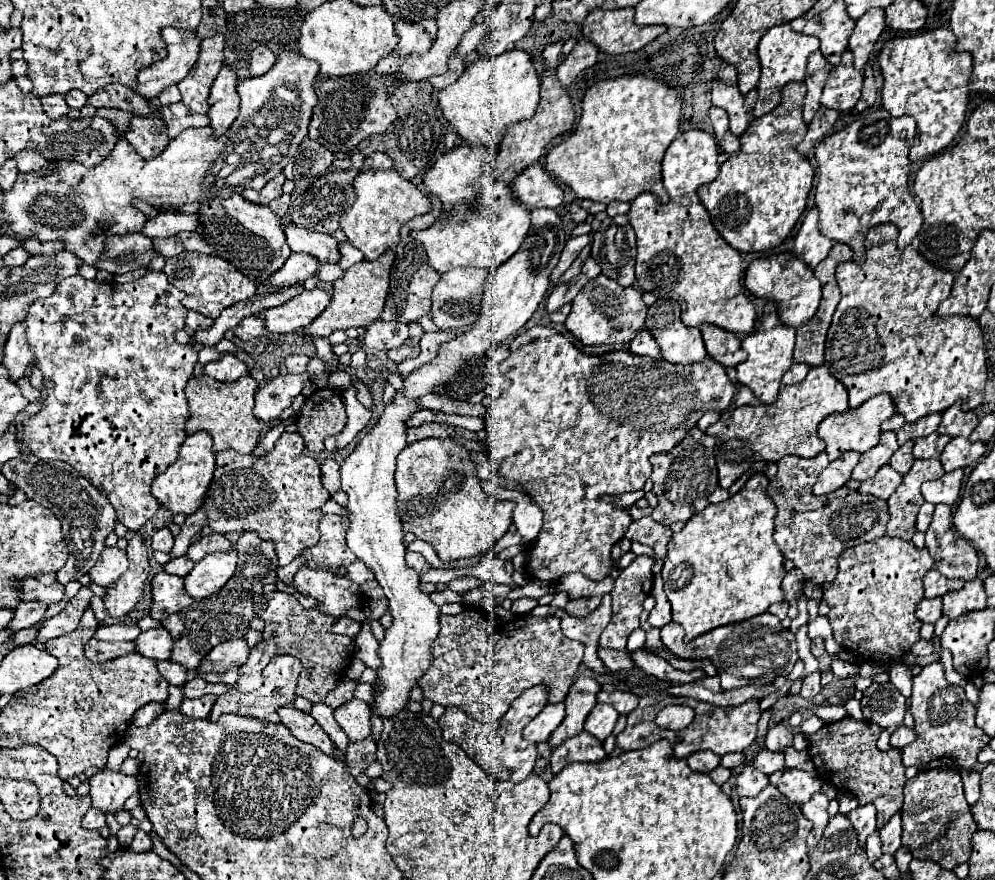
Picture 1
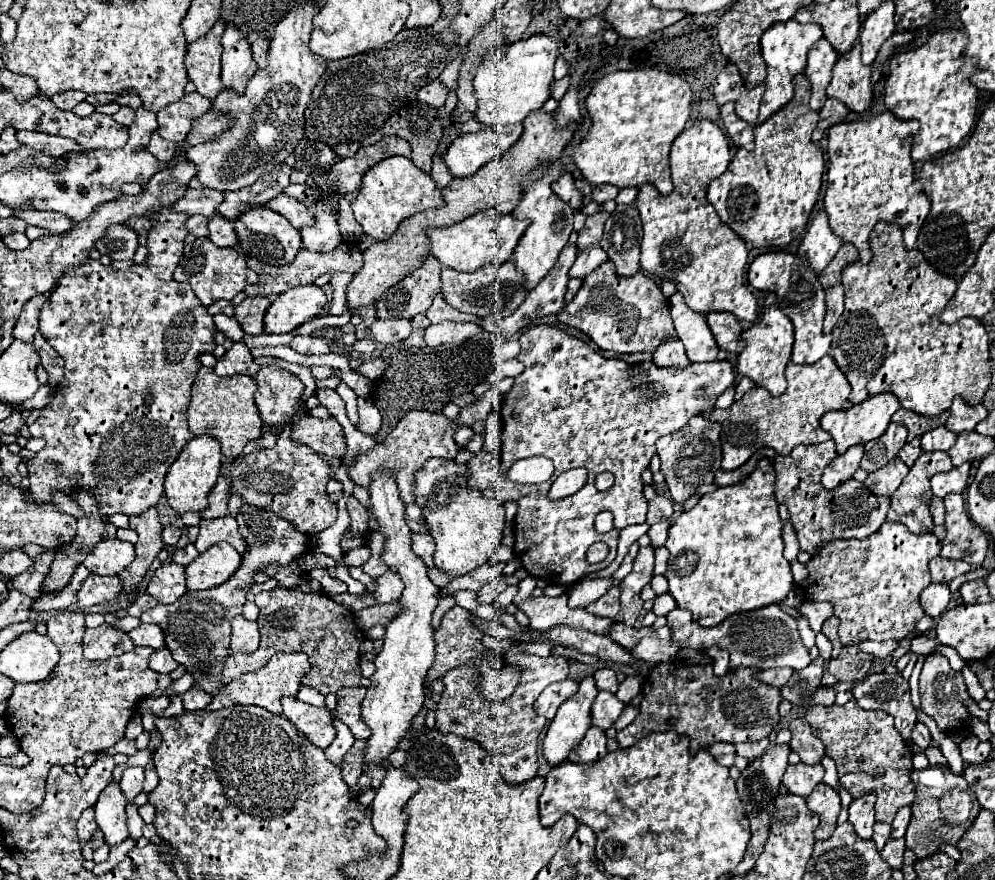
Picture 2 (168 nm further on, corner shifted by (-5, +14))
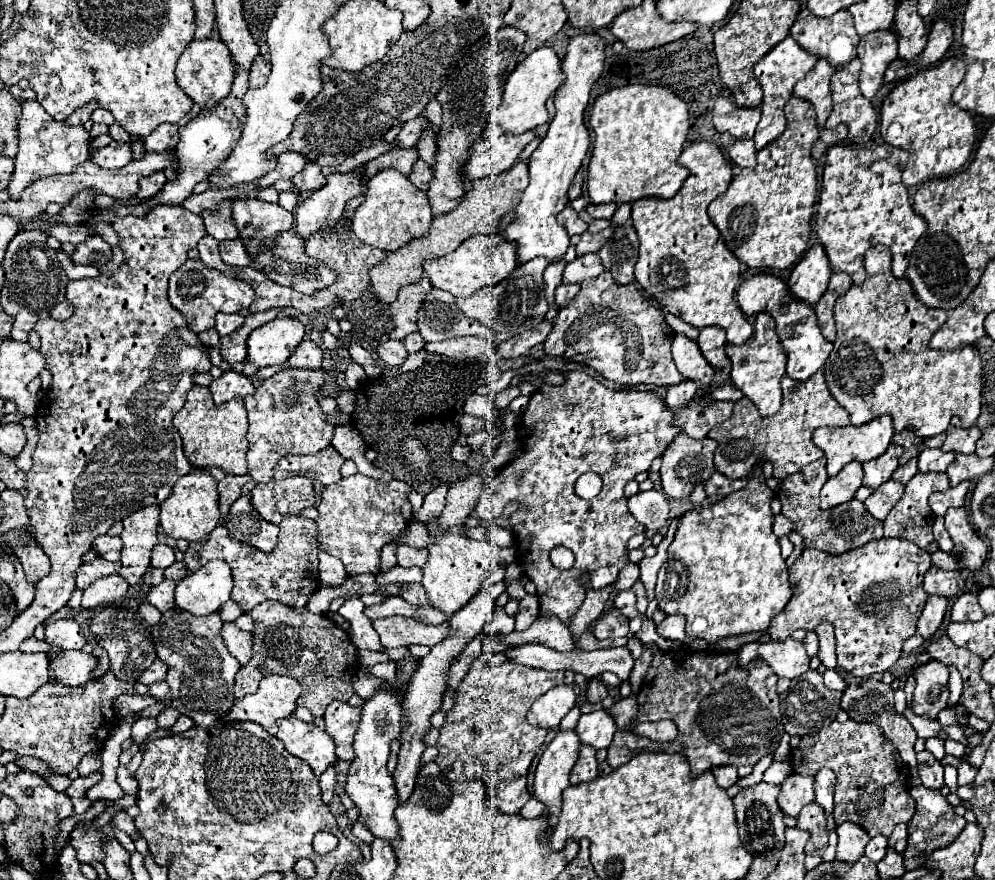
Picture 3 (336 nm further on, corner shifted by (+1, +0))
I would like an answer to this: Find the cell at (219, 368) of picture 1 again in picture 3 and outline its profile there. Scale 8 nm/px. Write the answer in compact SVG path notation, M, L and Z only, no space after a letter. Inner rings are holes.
M228 371L220 379L212 381L210 393L212 393L212 401L222 405L222 403L228 403L230 399L236 399L236 397L244 399L246 395L252 395L254 393L254 385L250 383L250 379L246 375Z

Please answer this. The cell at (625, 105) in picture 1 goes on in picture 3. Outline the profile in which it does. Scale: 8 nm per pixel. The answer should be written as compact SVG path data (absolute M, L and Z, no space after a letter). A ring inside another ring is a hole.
M626 85L616 87L594 101L590 113L590 125L594 129L594 149L588 165L588 197L592 203L632 203L642 197L668 199L678 193L690 171L678 165L678 157L684 149L684 141L690 129L688 105L676 97L670 89L658 85Z

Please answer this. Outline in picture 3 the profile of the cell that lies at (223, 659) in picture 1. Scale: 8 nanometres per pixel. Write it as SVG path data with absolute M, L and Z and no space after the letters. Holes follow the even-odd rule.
M224 623L220 629L220 635L228 647L228 651L238 659L240 665L248 663L252 655L252 633L240 631L234 623Z

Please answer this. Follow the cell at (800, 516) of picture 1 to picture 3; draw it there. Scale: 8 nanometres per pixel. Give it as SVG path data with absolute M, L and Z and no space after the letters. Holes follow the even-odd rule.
M818 459L812 465L802 467L796 475L790 475L782 481L780 487L780 503L782 503L782 515L788 517L794 523L794 531L798 531L804 537L804 545L810 549L820 549L832 555L840 555L846 551L852 551L856 547L862 547L864 543L872 539L882 537L882 521L868 515L864 503L858 499L852 499L840 507L834 509L820 509L818 493L822 485L826 483L826 459Z

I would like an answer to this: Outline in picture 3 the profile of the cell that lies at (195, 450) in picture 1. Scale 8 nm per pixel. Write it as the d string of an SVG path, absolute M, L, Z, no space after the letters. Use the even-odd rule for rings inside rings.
M192 469L176 481L174 493L160 503L160 525L166 535L186 541L204 541L220 521L216 481L202 469Z

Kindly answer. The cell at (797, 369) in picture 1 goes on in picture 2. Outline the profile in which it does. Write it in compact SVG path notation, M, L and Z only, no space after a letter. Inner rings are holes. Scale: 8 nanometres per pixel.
M770 251L758 255L748 271L748 281L752 287L760 291L772 291L778 295L778 303L782 313L788 315L788 319L794 323L796 329L796 341L792 351L792 363L816 363L822 359L830 349L830 335L822 333L822 321L826 313L824 303L824 289L818 281L818 275L814 269L810 269L810 263L806 263L802 257L786 253L786 251Z

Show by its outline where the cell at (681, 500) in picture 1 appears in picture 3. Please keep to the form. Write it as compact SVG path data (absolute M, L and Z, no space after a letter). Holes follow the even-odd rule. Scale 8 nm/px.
M680 433L670 445L668 449L664 451L662 459L662 469L660 469L660 479L662 479L662 491L670 497L670 499L686 499L690 497L692 489L696 483L706 483L710 479L710 475L714 473L714 463L712 463L712 457L714 457L714 449L718 447L718 443L714 439L692 439L684 433Z

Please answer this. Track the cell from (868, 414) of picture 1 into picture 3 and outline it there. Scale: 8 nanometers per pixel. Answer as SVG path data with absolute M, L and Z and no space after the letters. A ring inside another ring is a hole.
M888 415L884 417L876 417L872 419L872 423L864 423L860 427L848 425L848 427L822 427L814 433L814 445L818 449L824 451L826 457L826 467L828 467L828 477L838 475L844 465L848 465L850 461L860 461L866 463L870 459L876 459L884 453L884 449L888 449L888 445L892 443L892 435L894 435L894 427L892 427L892 419Z

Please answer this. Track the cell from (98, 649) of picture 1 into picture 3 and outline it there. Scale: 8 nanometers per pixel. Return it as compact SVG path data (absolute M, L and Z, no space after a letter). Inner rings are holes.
M62 651L58 659L50 663L50 681L64 683L68 687L78 687L88 683L96 657L84 651Z

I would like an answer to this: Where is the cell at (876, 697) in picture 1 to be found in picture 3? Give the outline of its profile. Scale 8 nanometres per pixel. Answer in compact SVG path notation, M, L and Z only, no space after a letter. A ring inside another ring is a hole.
M868 677L864 681L858 681L858 683L852 683L848 685L848 689L844 691L842 695L842 709L856 721L860 723L876 723L878 727L882 727L882 731L886 733L886 737L898 747L898 753L902 757L902 761L914 769L918 763L916 763L916 751L914 751L914 743L916 743L916 731L914 727L908 723L906 717L898 715L896 709L894 709L894 693L890 689L890 685L874 679L874 677Z

